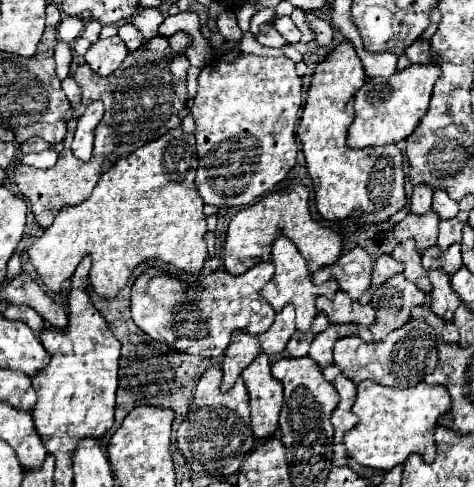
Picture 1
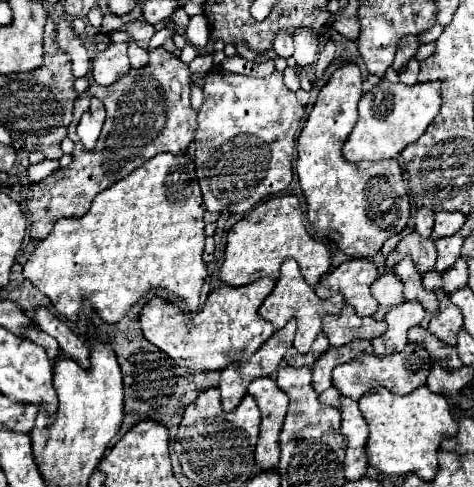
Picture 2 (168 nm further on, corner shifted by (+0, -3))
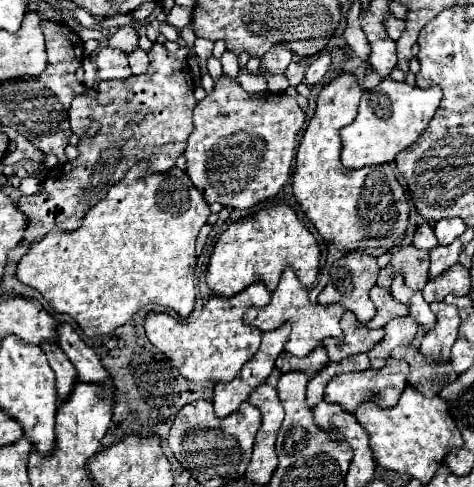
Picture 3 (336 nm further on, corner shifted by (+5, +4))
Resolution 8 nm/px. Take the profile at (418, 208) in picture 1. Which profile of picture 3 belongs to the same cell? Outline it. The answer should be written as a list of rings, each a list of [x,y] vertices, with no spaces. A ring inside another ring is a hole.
[[[422,223],[422,225],[416,229],[416,233],[414,233],[414,245],[416,245],[418,249],[430,251],[436,243],[438,243],[438,241],[436,241],[436,235],[434,235],[430,223]]]

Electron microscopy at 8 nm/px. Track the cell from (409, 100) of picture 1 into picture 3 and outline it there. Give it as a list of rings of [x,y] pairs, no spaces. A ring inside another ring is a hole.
[[[382,79],[374,89],[364,91],[356,119],[342,129],[342,157],[340,157],[342,165],[350,169],[360,169],[364,165],[380,165],[380,163],[394,161],[396,153],[412,145],[420,137],[420,133],[426,129],[426,125],[430,123],[432,115],[440,105],[440,99],[442,99],[442,89],[438,85],[422,89],[422,87],[412,87],[408,83],[392,81],[392,79]]]

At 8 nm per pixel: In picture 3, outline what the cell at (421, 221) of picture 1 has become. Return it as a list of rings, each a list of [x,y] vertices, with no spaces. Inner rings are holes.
[[[414,245],[394,247],[392,261],[380,269],[378,283],[380,287],[390,287],[394,275],[402,273],[406,285],[410,285],[412,289],[422,289],[428,281],[428,267],[430,267],[428,251],[416,249]]]

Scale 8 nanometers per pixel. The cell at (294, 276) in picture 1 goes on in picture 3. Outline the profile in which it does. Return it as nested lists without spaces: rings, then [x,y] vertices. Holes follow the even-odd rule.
[[[292,267],[284,269],[278,287],[272,293],[270,303],[264,309],[248,309],[244,313],[244,321],[258,327],[260,331],[272,331],[276,327],[280,327],[282,323],[290,321],[292,325],[292,335],[290,341],[286,343],[286,351],[296,355],[296,357],[304,357],[308,355],[324,337],[338,337],[342,339],[342,329],[338,325],[340,317],[342,317],[344,309],[342,305],[320,305],[320,303],[310,303],[308,299],[308,289],[298,281],[298,277],[294,275]]]

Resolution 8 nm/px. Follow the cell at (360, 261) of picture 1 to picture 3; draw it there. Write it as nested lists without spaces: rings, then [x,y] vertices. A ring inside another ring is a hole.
[[[360,251],[346,253],[344,257],[340,257],[330,267],[330,281],[322,289],[322,293],[318,295],[318,303],[322,303],[322,305],[340,303],[344,309],[352,311],[360,323],[366,325],[374,317],[374,313],[376,313],[376,307],[372,305],[372,301],[368,297],[368,291],[374,287],[374,283],[378,279],[378,271],[380,271],[380,267],[378,267],[374,257],[368,257],[366,253],[360,253]]]

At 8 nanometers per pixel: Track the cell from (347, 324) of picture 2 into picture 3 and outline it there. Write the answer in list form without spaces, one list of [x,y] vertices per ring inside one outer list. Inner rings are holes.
[[[344,311],[340,327],[344,331],[342,343],[334,345],[334,349],[328,345],[328,357],[332,361],[342,361],[354,353],[366,353],[384,337],[384,329],[368,329],[354,317],[352,311]]]

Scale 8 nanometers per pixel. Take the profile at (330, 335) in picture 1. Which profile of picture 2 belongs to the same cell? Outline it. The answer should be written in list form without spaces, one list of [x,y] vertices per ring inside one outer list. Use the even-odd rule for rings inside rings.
[[[355,340],[345,348],[327,350],[315,364],[313,364],[313,388],[317,394],[331,386],[331,372],[335,366],[351,362],[359,354],[373,354],[373,346],[367,340]]]

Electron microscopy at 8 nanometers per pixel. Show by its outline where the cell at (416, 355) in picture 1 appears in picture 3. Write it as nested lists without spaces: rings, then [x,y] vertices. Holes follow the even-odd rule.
[[[390,357],[382,369],[366,369],[362,373],[342,373],[332,377],[332,381],[328,381],[326,385],[324,399],[330,403],[340,403],[348,413],[354,413],[360,401],[366,399],[380,399],[382,407],[394,407],[400,393],[408,385],[406,379],[408,379],[408,363]]]

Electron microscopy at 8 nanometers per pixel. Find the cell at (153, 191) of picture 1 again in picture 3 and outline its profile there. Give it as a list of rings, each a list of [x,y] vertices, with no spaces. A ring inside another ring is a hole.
[[[148,161],[134,165],[126,177],[112,185],[108,195],[94,205],[76,231],[54,229],[40,243],[34,243],[18,261],[18,279],[34,287],[58,313],[68,313],[78,321],[88,337],[112,333],[124,325],[136,311],[148,303],[164,305],[180,317],[188,317],[194,309],[194,271],[196,271],[196,237],[206,223],[210,211],[190,177],[178,169],[168,173],[150,173]]]

